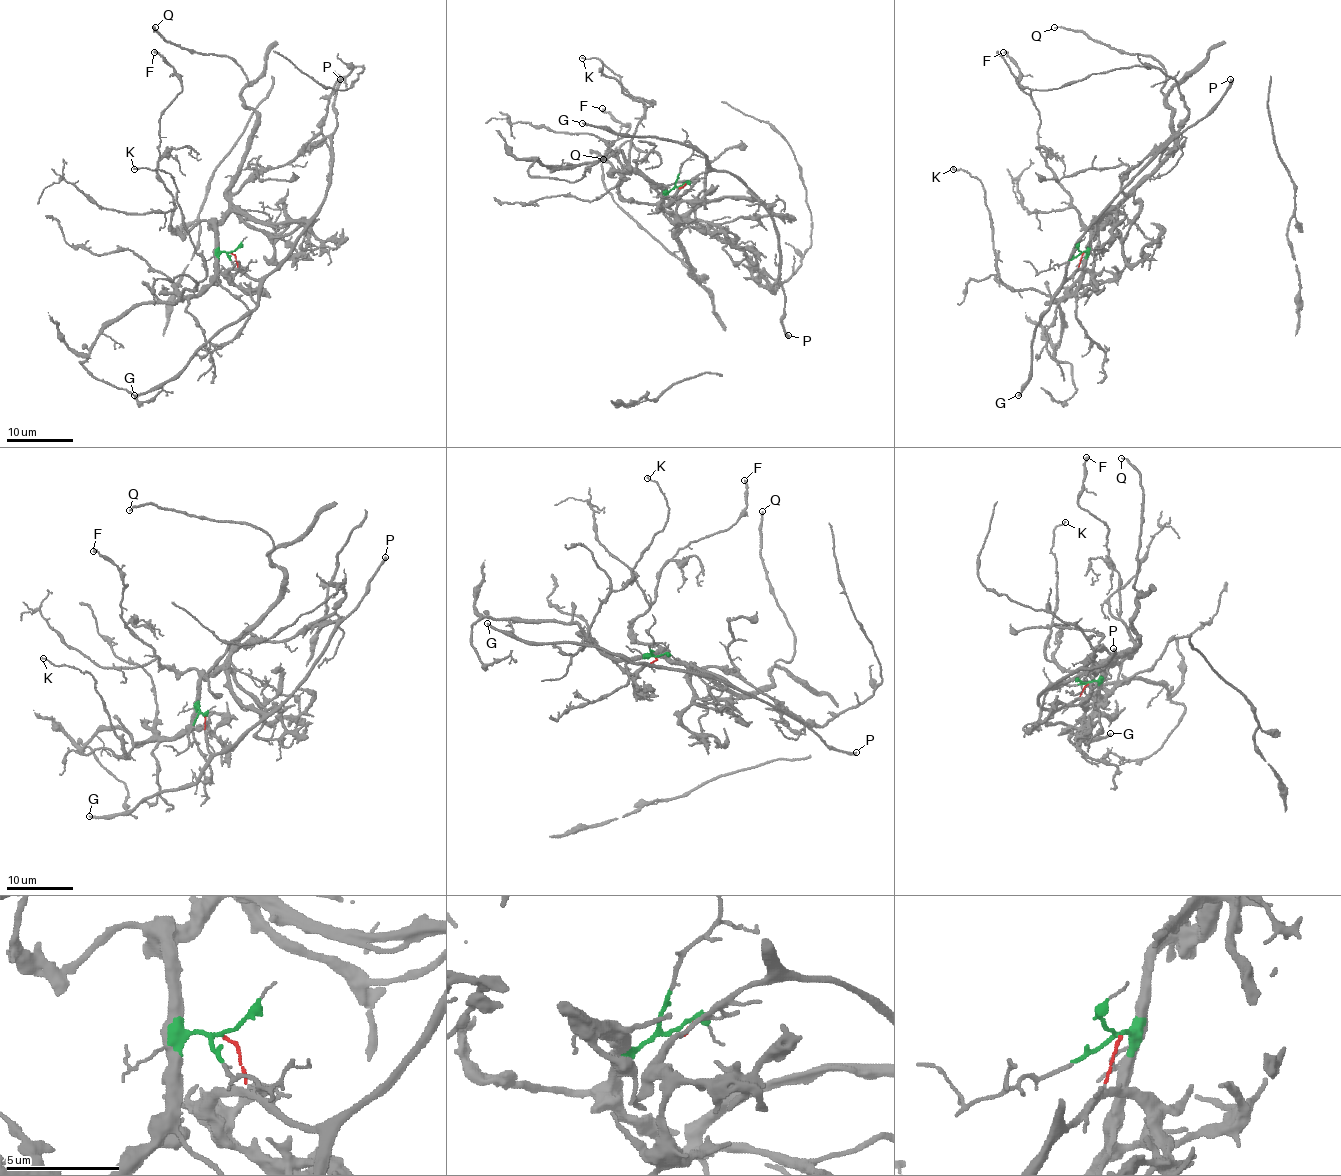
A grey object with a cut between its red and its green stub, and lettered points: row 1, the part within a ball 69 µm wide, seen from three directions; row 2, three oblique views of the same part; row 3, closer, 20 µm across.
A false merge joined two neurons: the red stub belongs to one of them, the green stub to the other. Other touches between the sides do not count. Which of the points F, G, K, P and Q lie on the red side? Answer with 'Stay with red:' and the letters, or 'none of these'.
Stay with red: G, P

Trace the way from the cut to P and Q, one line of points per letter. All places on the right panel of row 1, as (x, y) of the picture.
P: (1082, 253), (1079, 266), (1065, 278), (1069, 256), (1104, 208), (1180, 135), (1216, 105), (1230, 78)
Q: (1082, 253), (1090, 231), (1173, 147), (1172, 108), (1162, 87), (1165, 72), (1150, 55), (1118, 52), (1054, 27)

